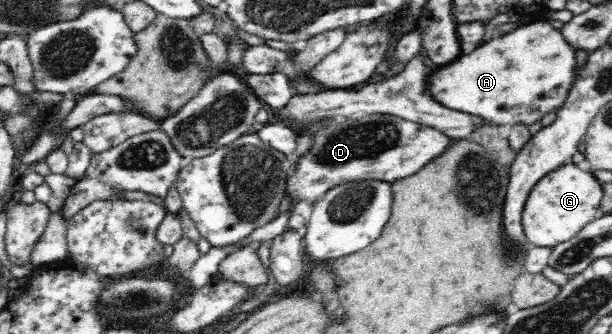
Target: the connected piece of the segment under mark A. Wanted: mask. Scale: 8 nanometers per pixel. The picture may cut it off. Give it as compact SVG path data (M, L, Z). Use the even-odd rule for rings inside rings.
M547 19L521 26L495 38L479 50L461 56L431 76L433 98L439 104L467 112L494 127L531 126L563 107L576 81L576 48Z

